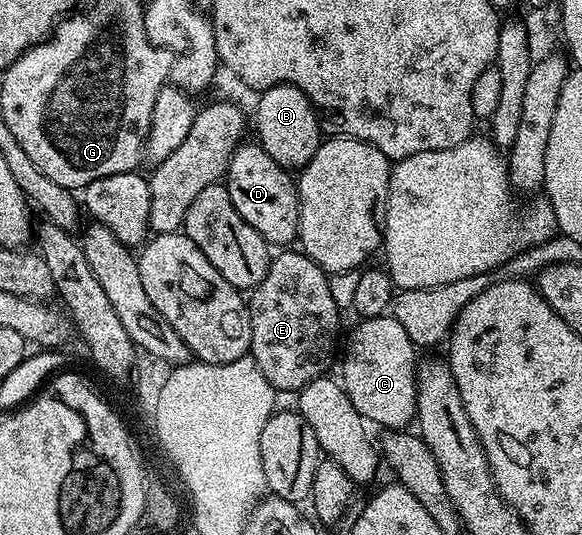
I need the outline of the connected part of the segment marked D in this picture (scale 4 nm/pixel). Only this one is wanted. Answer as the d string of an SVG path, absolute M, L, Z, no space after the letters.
M242 142L241 146L236 147L223 176L223 182L231 197L231 205L235 205L239 217L243 217L243 221L247 221L247 225L251 225L255 233L262 235L266 243L292 244L289 242L297 239L299 225L297 185L294 176L289 176L292 174L286 168L279 166L262 149L260 142L249 142Z

